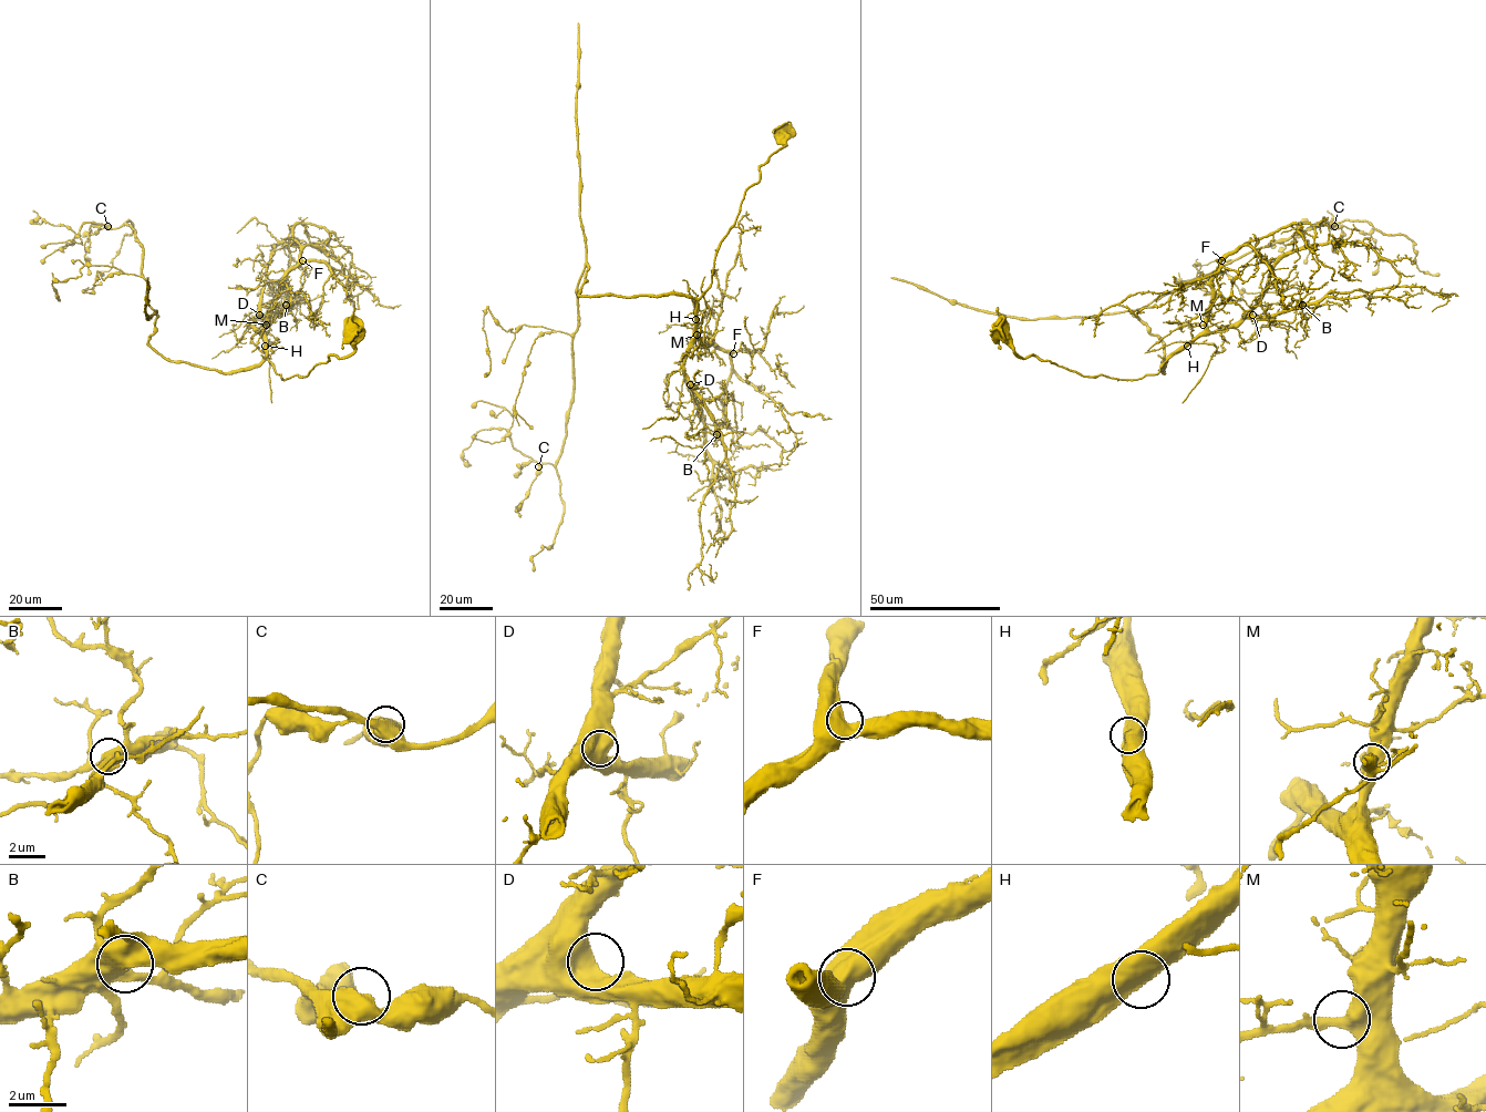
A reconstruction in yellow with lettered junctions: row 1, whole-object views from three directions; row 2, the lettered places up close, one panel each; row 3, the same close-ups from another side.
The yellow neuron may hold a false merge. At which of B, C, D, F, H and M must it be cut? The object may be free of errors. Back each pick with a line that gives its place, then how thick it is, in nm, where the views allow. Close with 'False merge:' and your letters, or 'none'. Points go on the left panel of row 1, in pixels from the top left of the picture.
False merge: none

